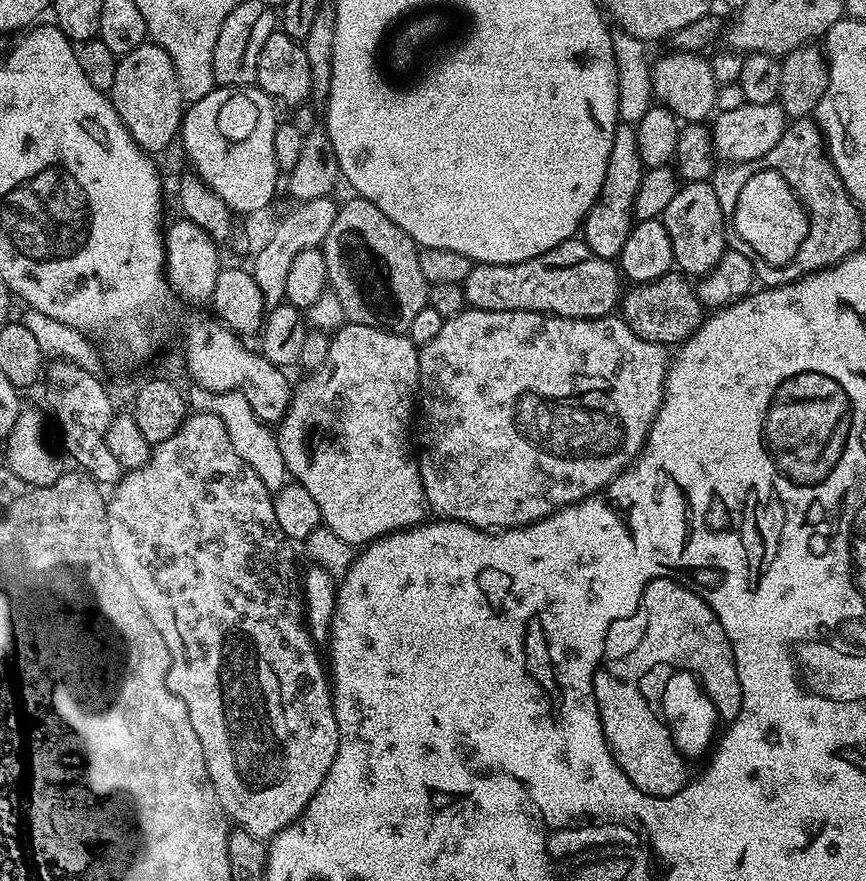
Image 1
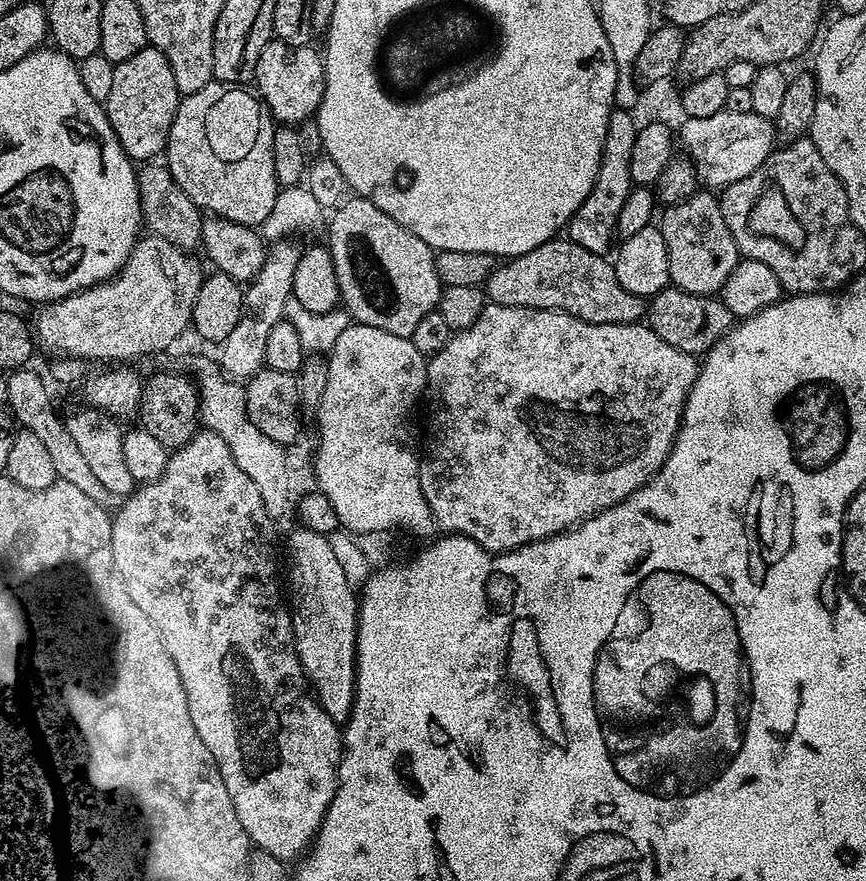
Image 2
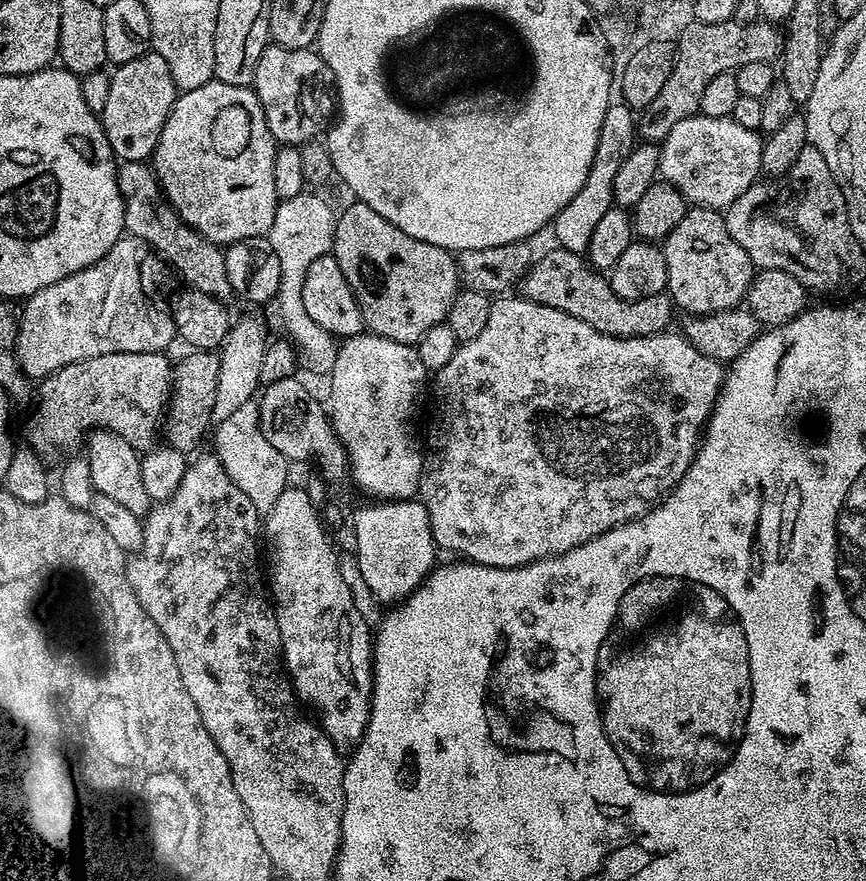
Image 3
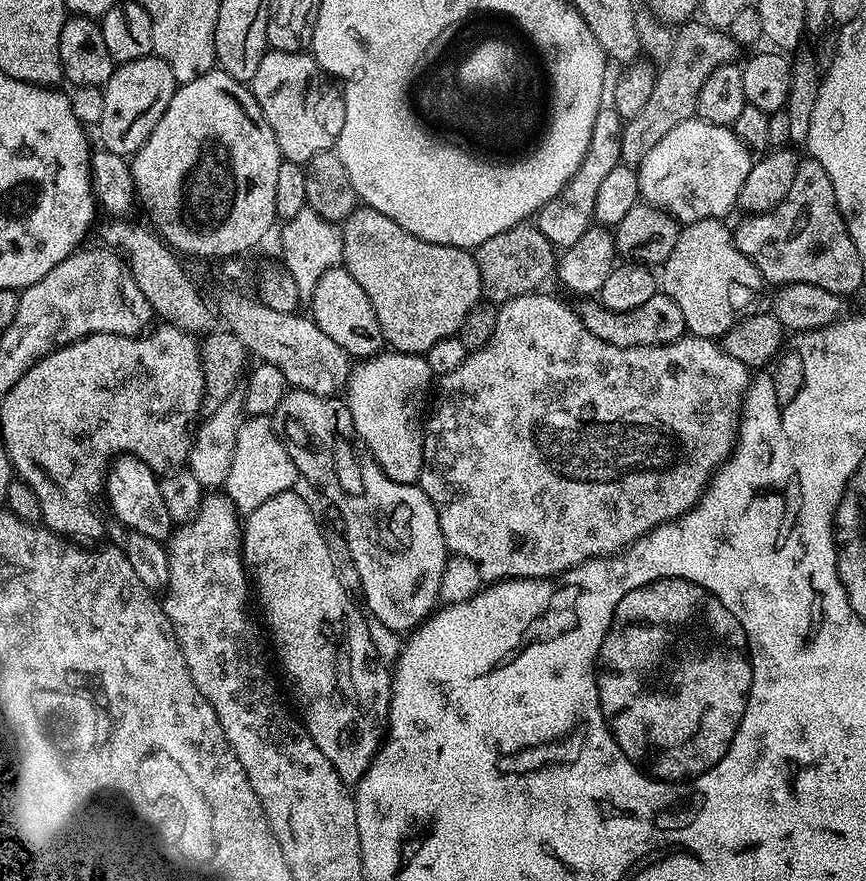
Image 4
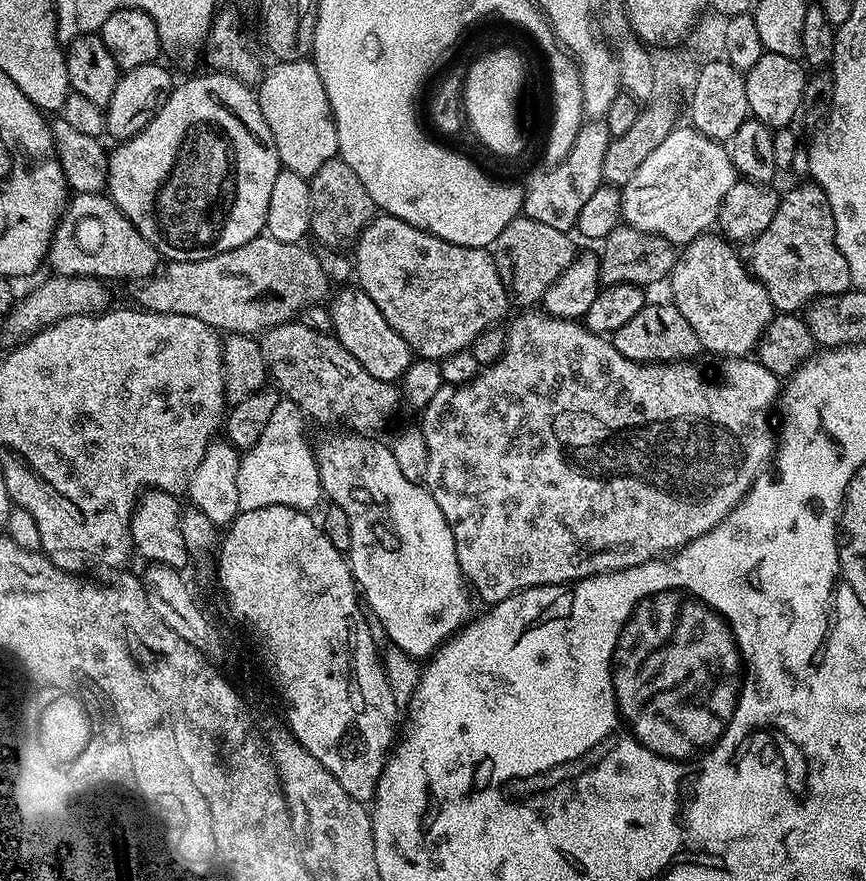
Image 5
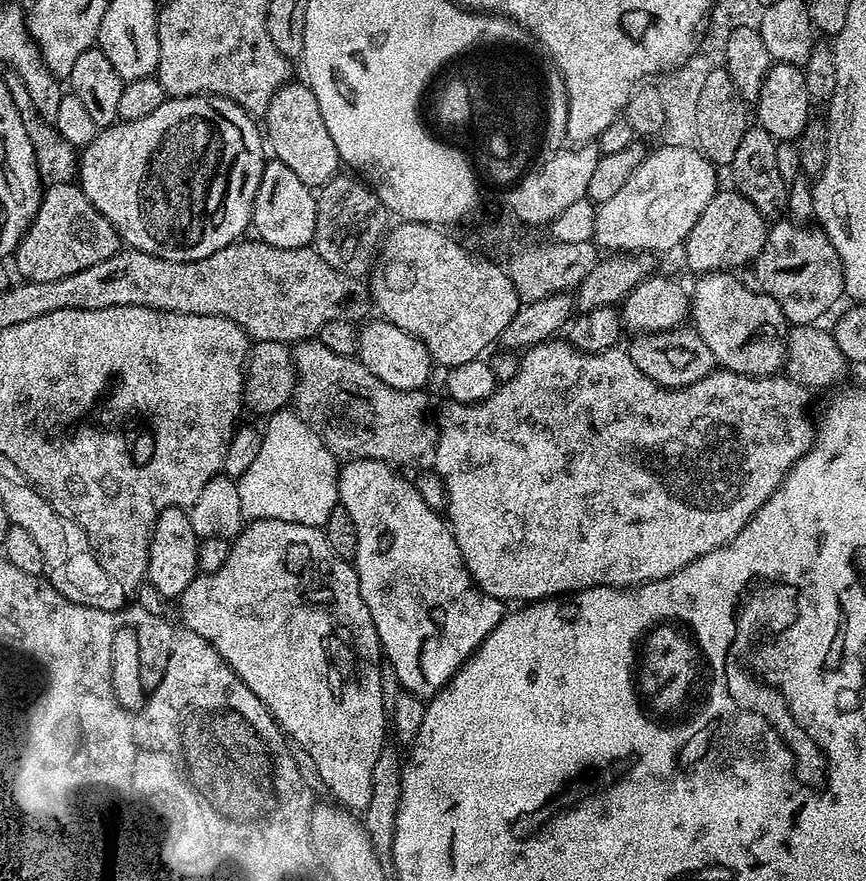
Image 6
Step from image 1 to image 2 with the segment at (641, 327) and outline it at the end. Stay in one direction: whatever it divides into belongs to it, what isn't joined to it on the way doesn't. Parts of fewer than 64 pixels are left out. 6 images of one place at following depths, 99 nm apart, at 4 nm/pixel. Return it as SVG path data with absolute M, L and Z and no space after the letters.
M669 286L647 301L646 323L654 334L658 334L658 338L662 338L662 342L670 342L670 346L683 352L706 354L732 329L734 317L719 298L695 296Z

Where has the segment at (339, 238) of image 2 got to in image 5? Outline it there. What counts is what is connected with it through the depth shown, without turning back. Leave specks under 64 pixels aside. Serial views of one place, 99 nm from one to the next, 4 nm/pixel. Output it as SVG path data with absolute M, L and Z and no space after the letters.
M376 214L361 230L354 243L354 249L356 249L356 258L354 257L355 283L368 295L370 302L374 302L374 306L378 306L378 310L382 310L382 318L386 318L386 322L390 322L390 326L394 326L394 330L398 330L398 334L402 334L402 338L406 338L406 342L419 359L439 362L445 360L450 354L461 352L463 348L471 348L472 343L480 334L488 328L499 325L501 323L500 319L504 315L506 315L505 317L509 315L508 308L510 309L510 301L507 291L503 286L502 278L499 276L498 268L495 266L493 253L488 248L458 246L454 242L446 242L434 234L410 226L410 222L402 222L402 218L398 218L397 216Z

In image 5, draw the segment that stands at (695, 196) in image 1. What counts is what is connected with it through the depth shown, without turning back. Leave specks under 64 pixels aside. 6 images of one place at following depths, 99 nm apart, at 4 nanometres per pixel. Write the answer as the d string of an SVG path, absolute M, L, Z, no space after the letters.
M705 234L679 249L670 275L671 303L682 310L698 334L701 349L716 358L748 356L772 321L774 309L766 290L752 277L743 259L723 235Z

